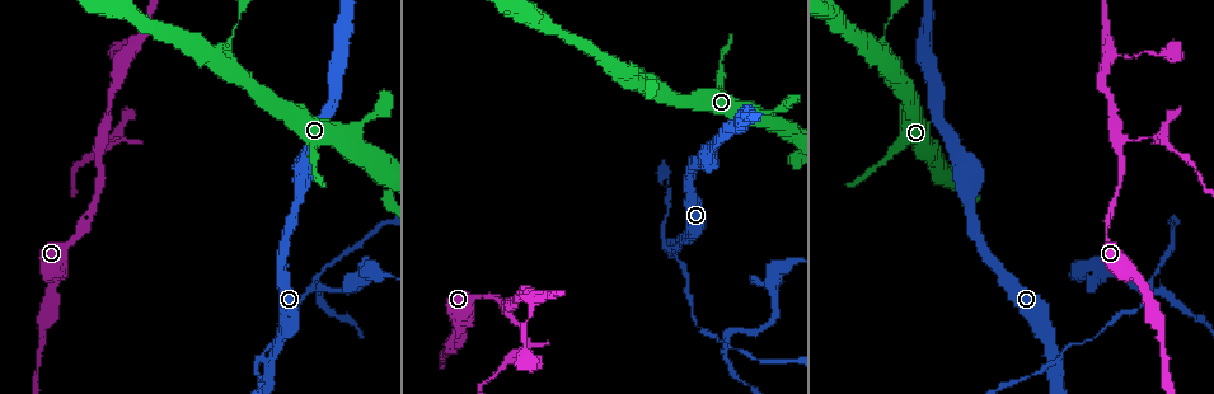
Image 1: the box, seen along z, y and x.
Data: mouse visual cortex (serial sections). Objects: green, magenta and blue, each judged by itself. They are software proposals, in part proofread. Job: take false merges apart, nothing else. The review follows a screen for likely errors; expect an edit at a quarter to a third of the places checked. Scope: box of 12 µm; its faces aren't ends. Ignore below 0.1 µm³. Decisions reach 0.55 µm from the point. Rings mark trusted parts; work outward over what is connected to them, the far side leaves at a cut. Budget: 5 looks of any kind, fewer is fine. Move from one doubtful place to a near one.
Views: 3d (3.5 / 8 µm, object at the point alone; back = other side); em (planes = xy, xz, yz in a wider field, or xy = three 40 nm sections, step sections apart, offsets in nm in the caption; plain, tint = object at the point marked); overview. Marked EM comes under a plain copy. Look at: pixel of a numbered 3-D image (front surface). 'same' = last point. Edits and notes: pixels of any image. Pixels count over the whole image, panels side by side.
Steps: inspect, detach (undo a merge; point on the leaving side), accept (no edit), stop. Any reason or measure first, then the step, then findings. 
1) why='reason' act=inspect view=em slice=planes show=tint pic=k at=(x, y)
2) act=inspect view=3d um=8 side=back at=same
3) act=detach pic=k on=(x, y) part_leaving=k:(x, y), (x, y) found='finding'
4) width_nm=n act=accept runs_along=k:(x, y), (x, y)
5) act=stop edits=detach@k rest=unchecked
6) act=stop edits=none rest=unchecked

why='abrupt turn' act=inspect view=3d um=3.5 pic=1 at=(677, 246)

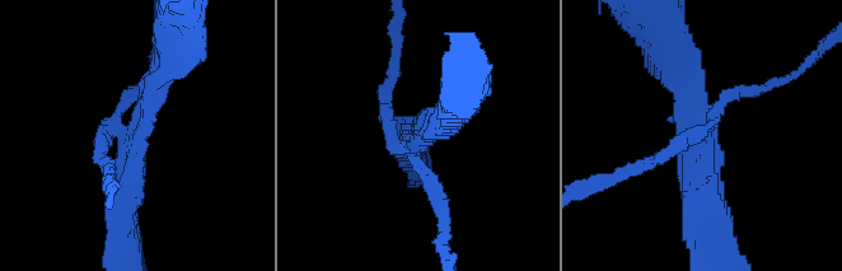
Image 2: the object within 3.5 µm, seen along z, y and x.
arms=4 arm_widths_nm=150,150,300,400 why='now the EM' act=inspect view=em slice=xy step=1 show=tint pic=2 at=(418, 140)

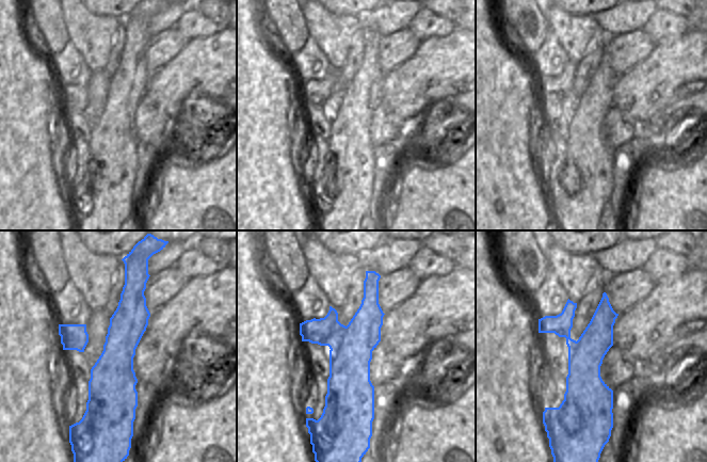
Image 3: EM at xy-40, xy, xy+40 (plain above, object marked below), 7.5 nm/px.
width_nm=320 act=detach pic=2 on=(98, 144) part_leaving=2:(707, 127), (730, 96), (795, 76) found='a second cell is stuck on'

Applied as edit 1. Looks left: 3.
why='see it whole again' act=inspect view=overview

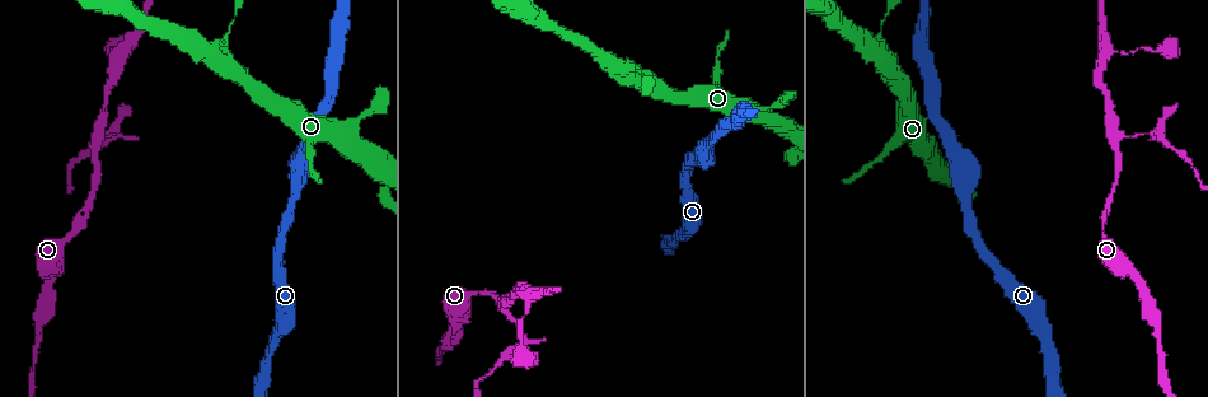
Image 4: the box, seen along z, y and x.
why='side arm on a straight run' act=inspect view=3d um=3.5 pic=4 at=(124, 53)

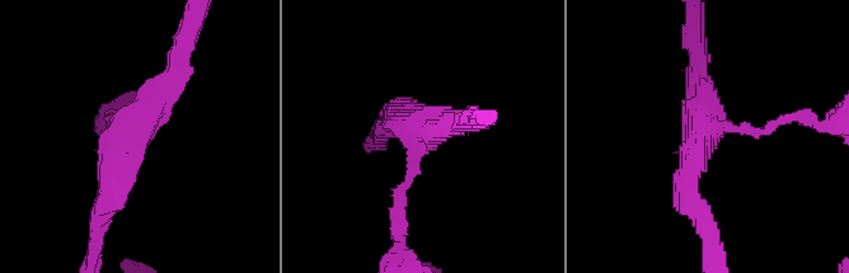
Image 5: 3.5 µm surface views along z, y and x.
why='need the tissue' act=inspect view=em slice=xy step=2 show=tint pic=5 at=(138, 127)

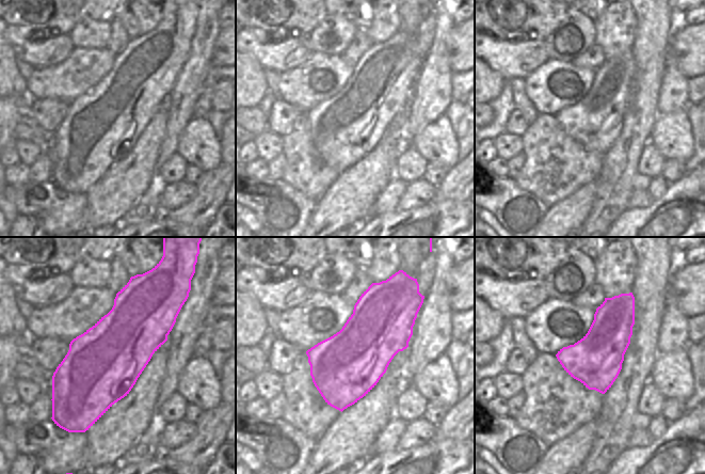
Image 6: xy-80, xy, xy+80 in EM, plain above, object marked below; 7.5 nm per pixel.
width_nm=500 act=accept runs_along=5:(390, 114), (422, 130), (399, 208) found='all the same cell'

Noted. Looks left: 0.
act=stop edits=detach@2 rest=unchecked

